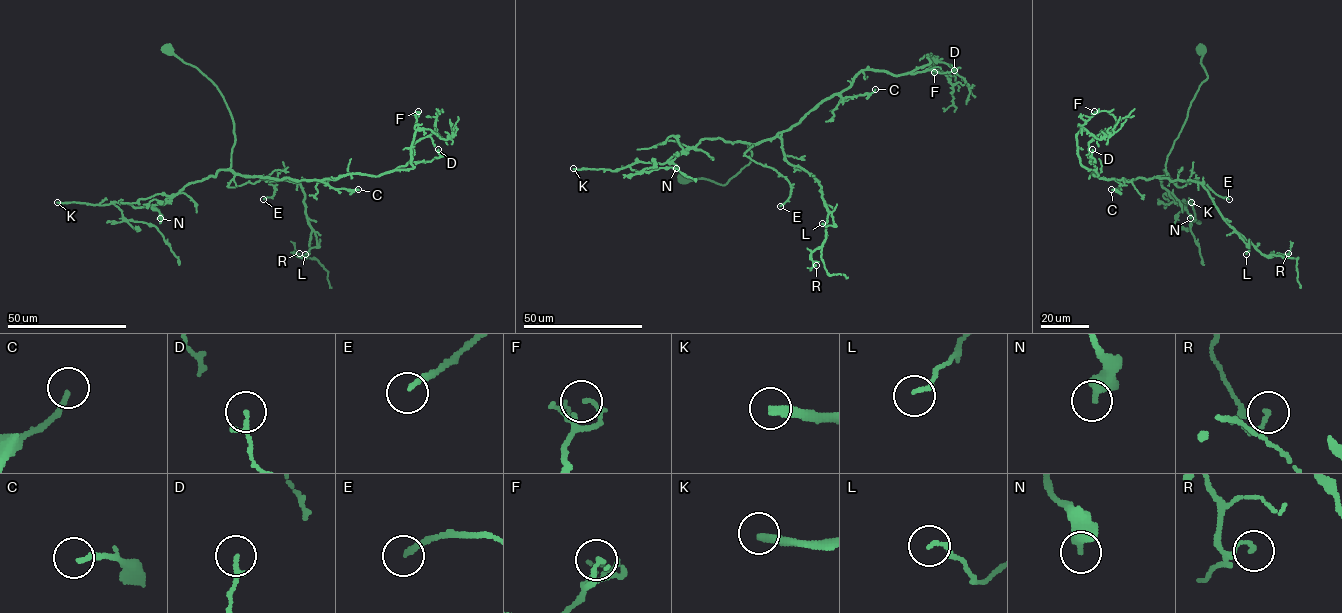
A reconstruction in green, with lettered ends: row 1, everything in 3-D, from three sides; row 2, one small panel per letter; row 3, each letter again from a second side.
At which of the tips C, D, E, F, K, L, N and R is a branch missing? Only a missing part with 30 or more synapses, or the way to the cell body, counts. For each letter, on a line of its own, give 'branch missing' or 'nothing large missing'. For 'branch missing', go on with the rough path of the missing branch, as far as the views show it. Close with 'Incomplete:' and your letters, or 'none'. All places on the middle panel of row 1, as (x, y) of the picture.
C: nothing large missing
D: nothing large missing
E: nothing large missing
F: nothing large missing
K: branch missing
L: nothing large missing
N: nothing large missing
R: nothing large missing
Incomplete: K

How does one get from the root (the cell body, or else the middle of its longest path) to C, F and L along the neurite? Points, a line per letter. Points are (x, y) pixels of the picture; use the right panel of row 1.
C: (1200, 49), (1207, 78), (1199, 86), (1167, 157), (1166, 174), (1118, 180), (1119, 189), (1111, 189)
F: (1200, 49), (1207, 78), (1199, 86), (1167, 157), (1165, 175), (1103, 179), (1084, 167), (1077, 134), (1094, 111)
L: (1200, 49), (1207, 78), (1167, 157), (1166, 174), (1159, 177), (1199, 182), (1249, 247), (1246, 254)

